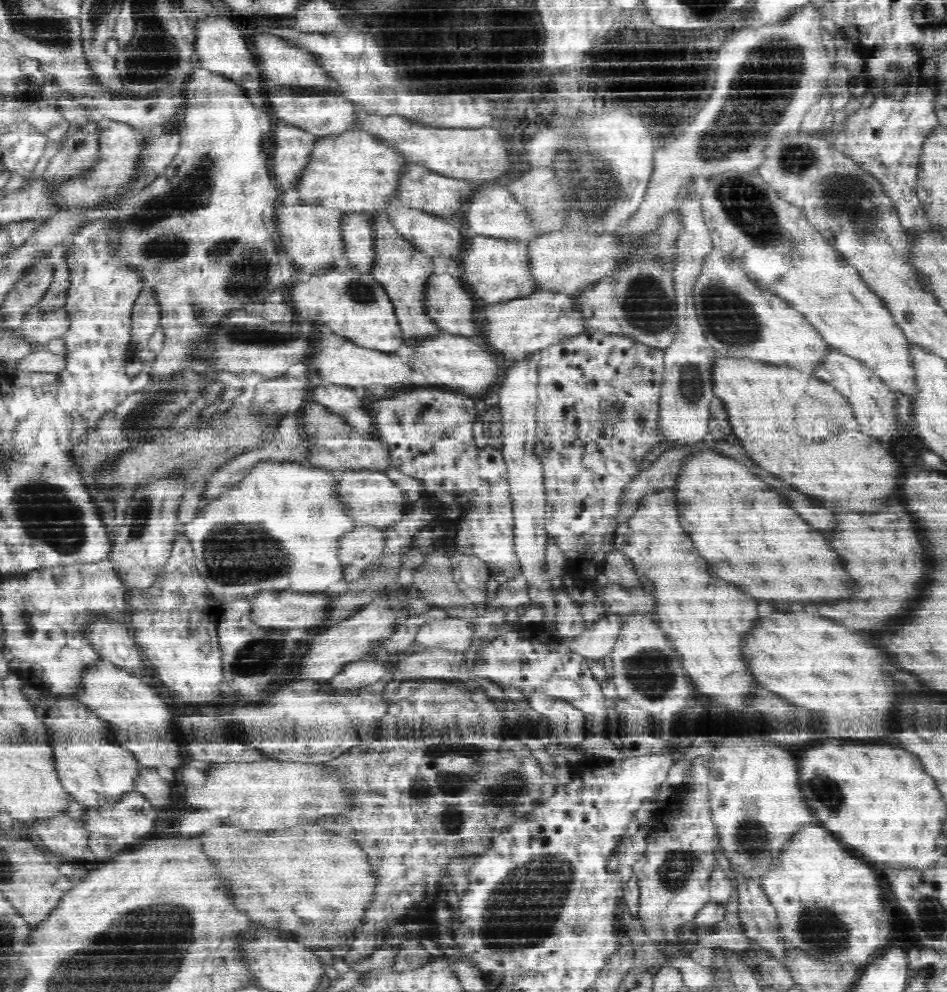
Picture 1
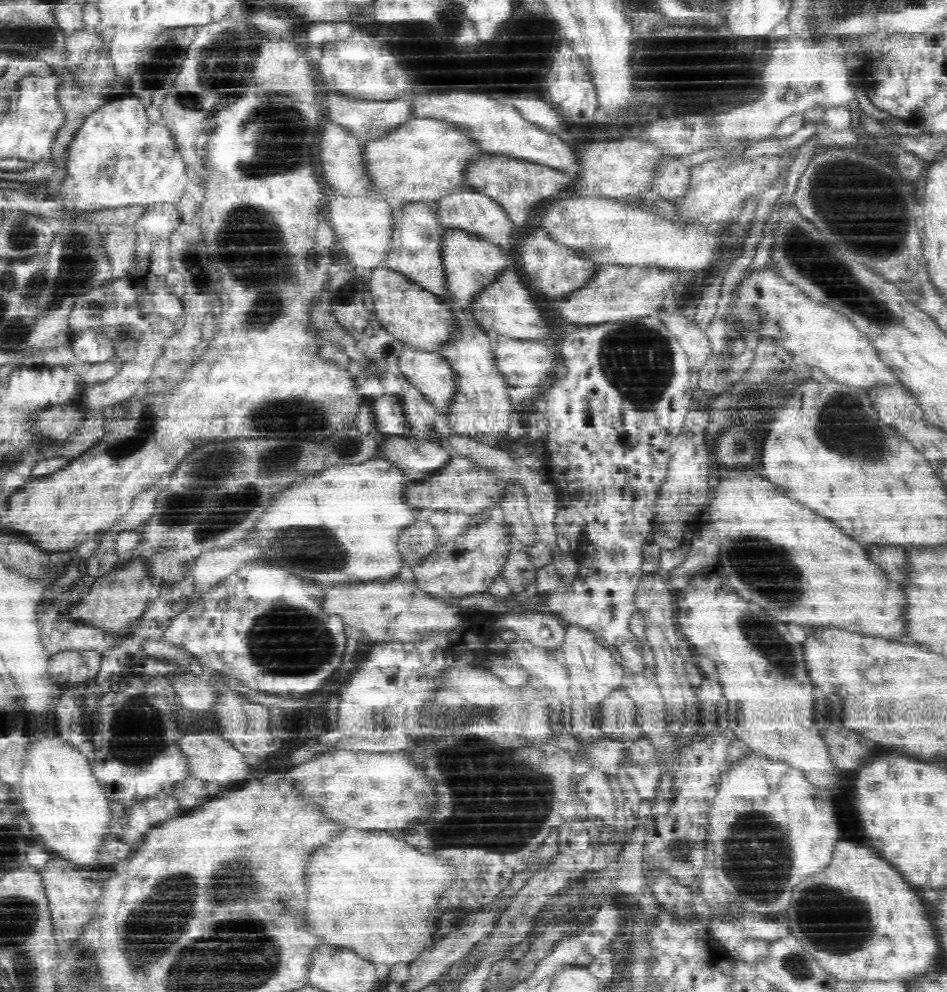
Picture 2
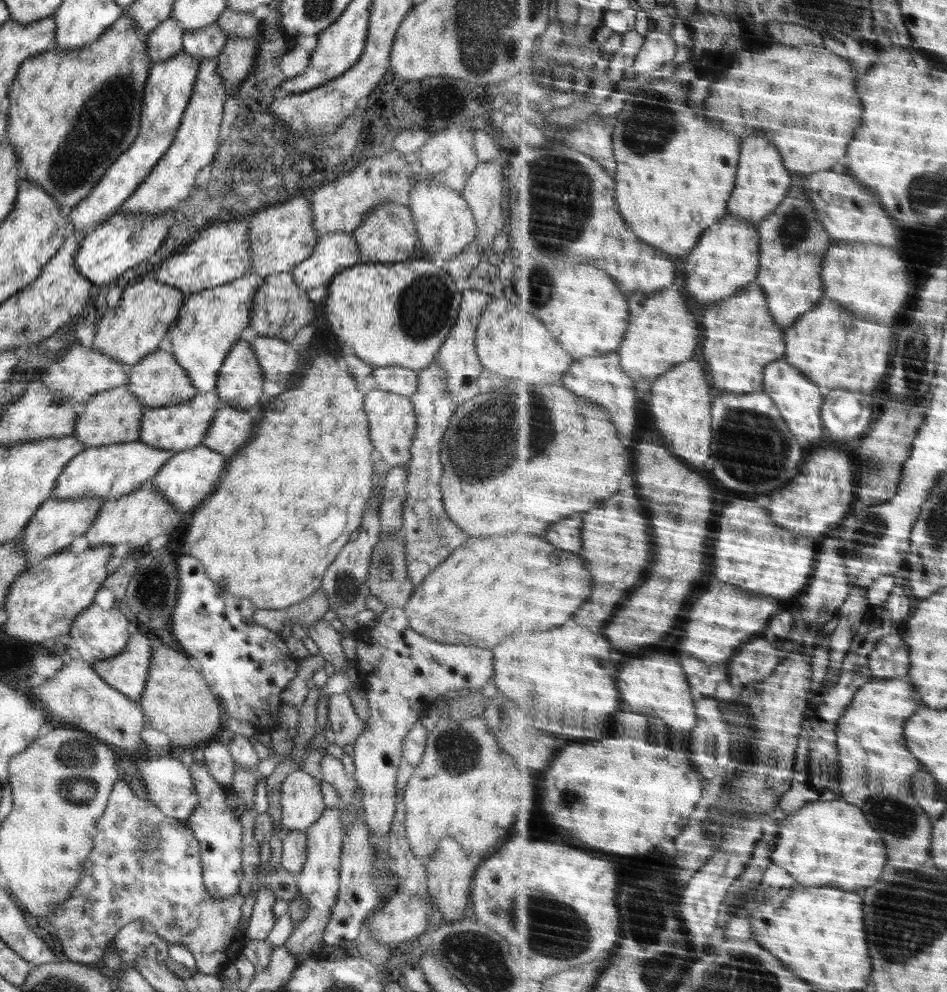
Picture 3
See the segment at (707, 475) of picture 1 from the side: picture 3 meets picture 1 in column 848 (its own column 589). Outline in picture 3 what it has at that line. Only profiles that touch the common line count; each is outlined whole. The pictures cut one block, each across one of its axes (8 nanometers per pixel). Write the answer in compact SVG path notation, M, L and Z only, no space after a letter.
M508 534L508 536L482 536L468 537L468 540L461 544L450 556L446 557L426 578L414 587L408 602L403 606L405 610L410 628L418 634L444 644L464 644L466 646L477 646L478 648L494 648L492 638L500 638L500 636L508 636L510 634L510 624L514 626L514 630L552 630L556 626L564 626L566 620L574 618L574 612L578 612L584 602L592 596L594 590L594 578L592 574L584 568L584 558L578 554L572 554L568 550L560 550L554 544L546 542L542 536L534 536L534 534Z

